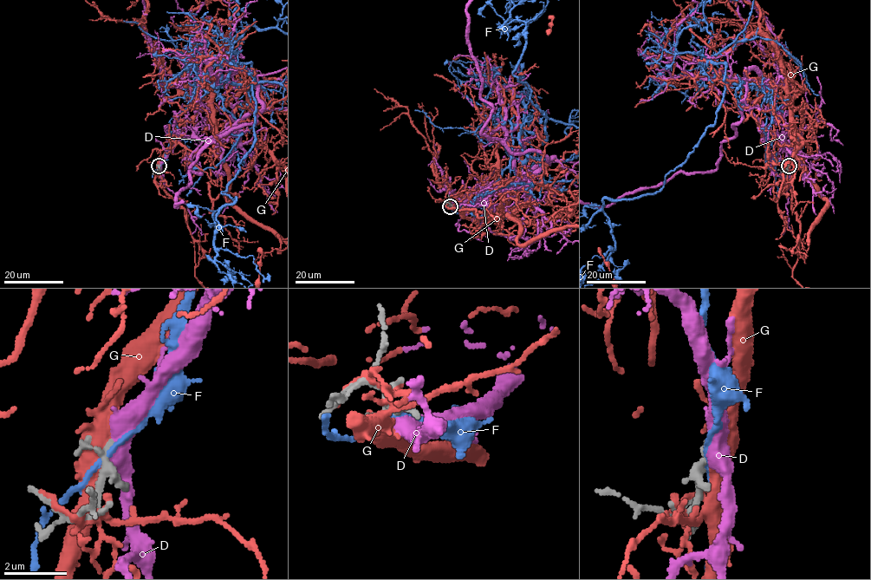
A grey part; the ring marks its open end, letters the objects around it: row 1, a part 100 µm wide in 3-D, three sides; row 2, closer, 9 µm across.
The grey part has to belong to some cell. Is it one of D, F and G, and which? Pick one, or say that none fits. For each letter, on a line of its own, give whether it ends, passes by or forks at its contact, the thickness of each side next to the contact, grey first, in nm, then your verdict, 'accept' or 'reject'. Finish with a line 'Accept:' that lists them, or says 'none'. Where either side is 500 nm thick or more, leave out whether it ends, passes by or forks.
D: 200 nm thick on the grey side, 550 nm on the other; accept
F: it passes by; 260 nm thick on the grey side, 140 nm on the other; reject
G: 240 nm thick on the grey side, 600 nm on the other; reject
Accept: D

